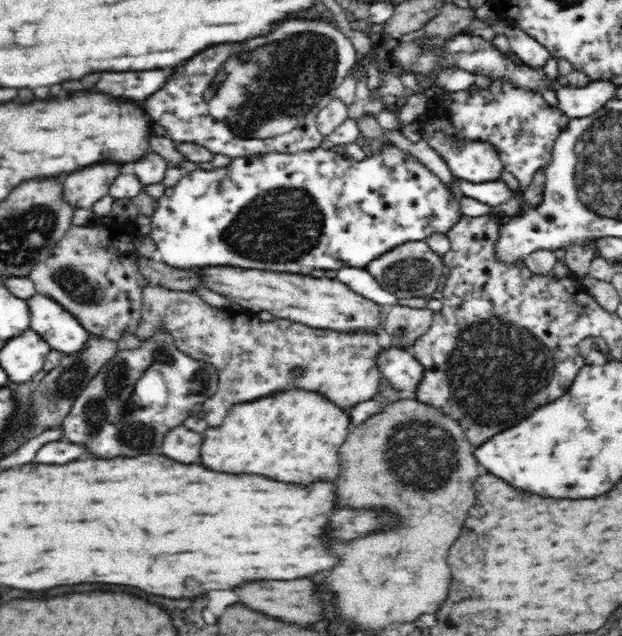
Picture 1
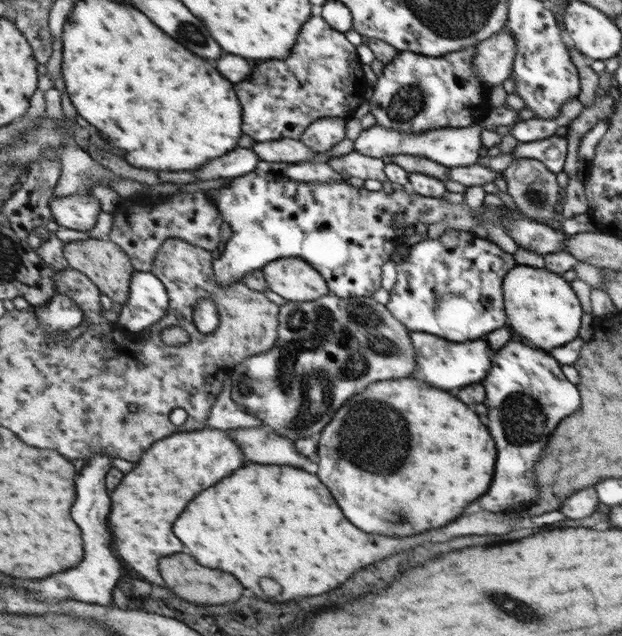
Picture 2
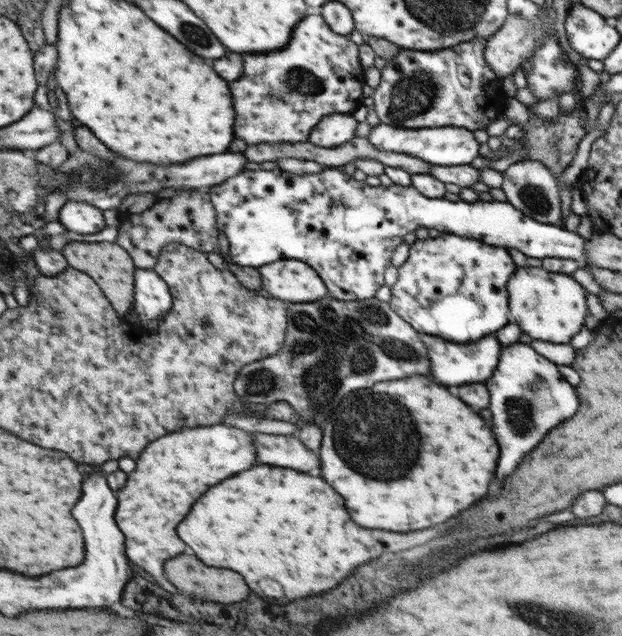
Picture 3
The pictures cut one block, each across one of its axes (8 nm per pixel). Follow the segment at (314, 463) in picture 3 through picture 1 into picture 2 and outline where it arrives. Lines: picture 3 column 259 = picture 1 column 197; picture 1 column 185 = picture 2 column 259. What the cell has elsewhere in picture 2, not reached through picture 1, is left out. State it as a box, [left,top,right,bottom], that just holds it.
[228,427,309,468]

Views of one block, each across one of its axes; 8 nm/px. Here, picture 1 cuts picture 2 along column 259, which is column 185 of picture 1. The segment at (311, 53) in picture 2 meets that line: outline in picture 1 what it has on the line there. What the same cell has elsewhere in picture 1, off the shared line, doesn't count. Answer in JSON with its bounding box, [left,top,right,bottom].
[144,20,358,159]

